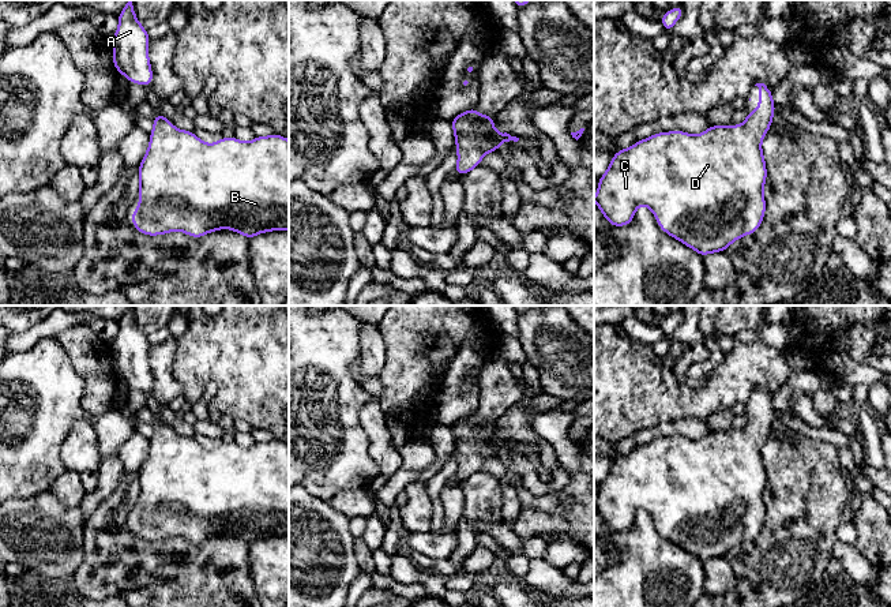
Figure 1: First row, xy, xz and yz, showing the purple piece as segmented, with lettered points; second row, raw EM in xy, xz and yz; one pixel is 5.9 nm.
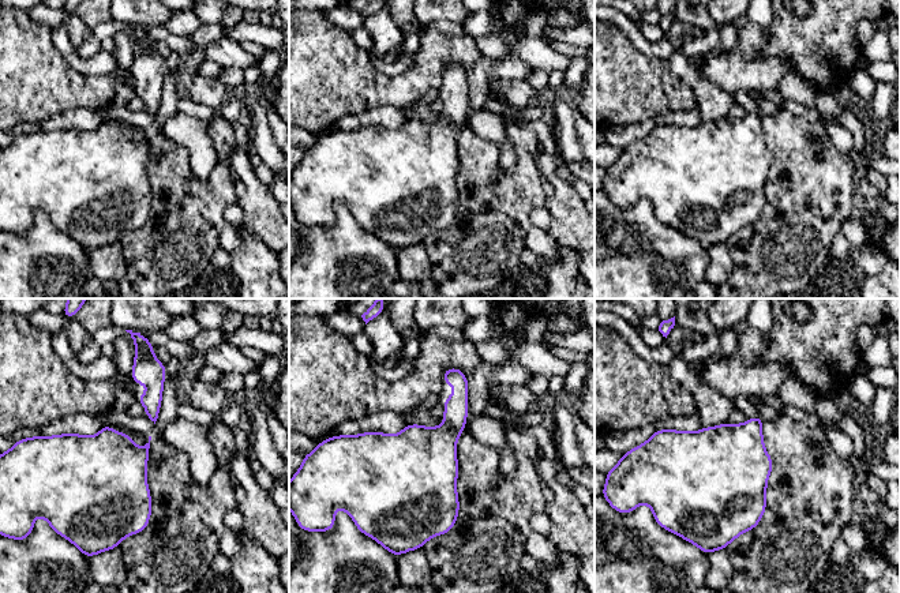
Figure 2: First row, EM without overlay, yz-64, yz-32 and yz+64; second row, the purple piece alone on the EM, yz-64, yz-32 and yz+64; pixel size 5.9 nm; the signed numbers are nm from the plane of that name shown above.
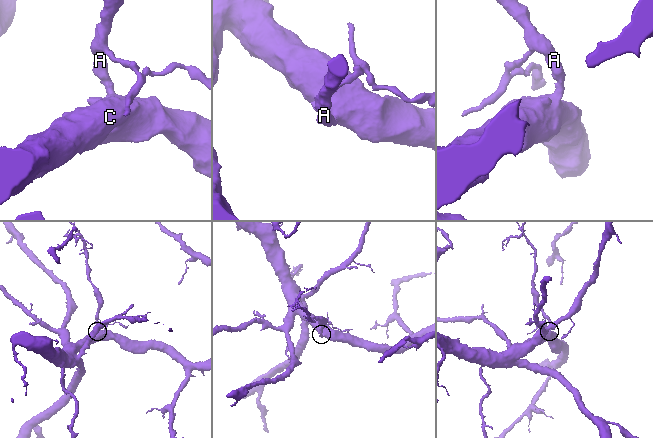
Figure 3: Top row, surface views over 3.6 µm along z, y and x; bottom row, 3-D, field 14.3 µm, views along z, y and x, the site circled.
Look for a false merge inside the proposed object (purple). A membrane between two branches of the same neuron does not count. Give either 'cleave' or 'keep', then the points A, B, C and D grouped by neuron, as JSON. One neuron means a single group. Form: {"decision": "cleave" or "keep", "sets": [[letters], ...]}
{"decision": "keep", "sets": [["A", "B", "C", "D"]]}

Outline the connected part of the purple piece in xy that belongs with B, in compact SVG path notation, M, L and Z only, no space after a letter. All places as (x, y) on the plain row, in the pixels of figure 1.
M162 419L153 424L148 454L139 469L139 510L129 520L134 535L147 542L181 536L199 544L217 535L233 535L248 546L270 536L289 536L289 446L279 439L241 447L236 442L207 450L195 438L176 434Z

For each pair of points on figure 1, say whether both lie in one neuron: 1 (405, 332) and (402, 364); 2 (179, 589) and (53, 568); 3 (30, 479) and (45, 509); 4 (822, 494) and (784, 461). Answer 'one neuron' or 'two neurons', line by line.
1: one neuron
2: two neurons
3: two neurons
4: one neuron

